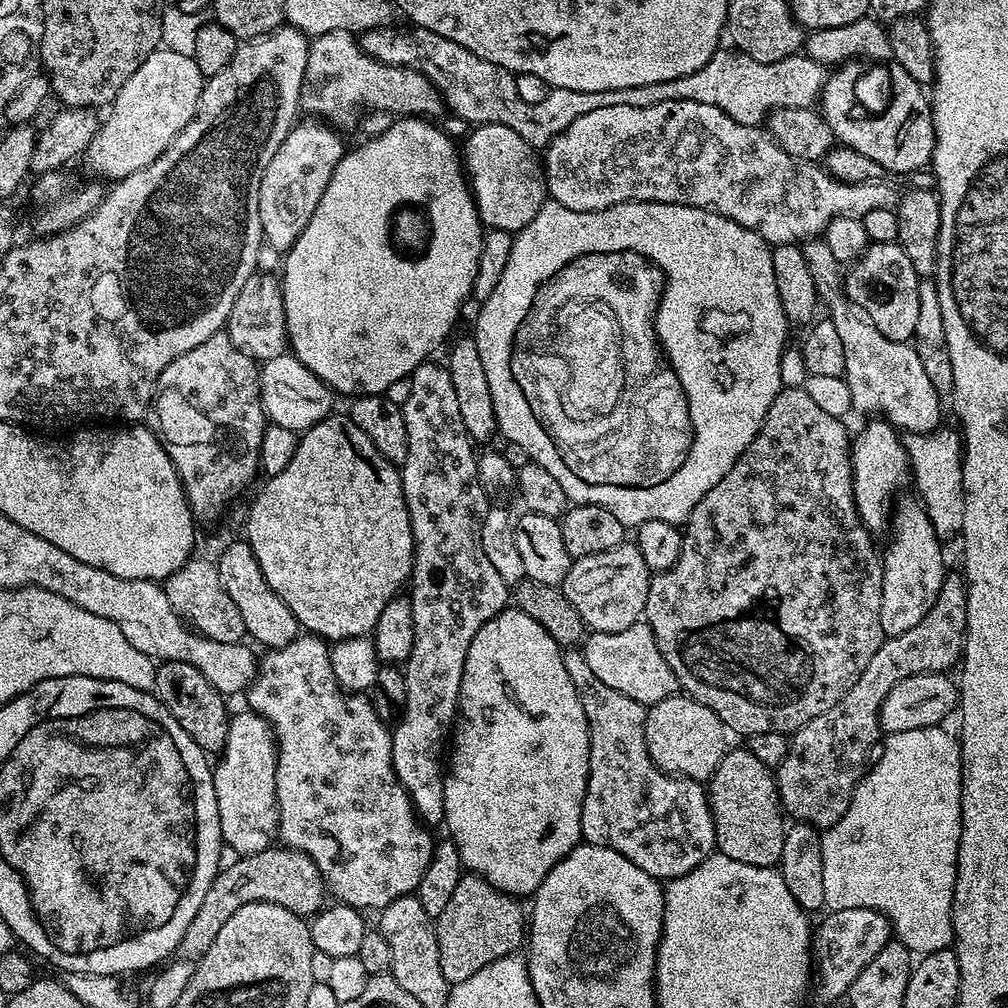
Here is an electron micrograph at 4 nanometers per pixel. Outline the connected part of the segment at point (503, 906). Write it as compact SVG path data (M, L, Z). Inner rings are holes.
M461 875L446 910L435 917L438 962L449 985L478 974L490 962L513 955L526 940L526 908L515 896L499 892L481 876Z

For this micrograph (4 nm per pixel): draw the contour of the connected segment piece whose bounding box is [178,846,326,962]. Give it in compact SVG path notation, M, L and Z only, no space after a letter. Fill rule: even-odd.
M269 846L261 852L240 856L229 868L228 865L221 867L214 882L210 882L210 890L206 890L206 898L202 898L202 906L198 906L198 914L194 914L186 934L180 940L178 952L181 957L193 962L199 960L206 950L210 950L230 914L242 910L242 906L250 906L250 902L277 904L305 918L315 916L325 907L326 889L318 866L314 866L311 858L298 850L287 846L276 847Z

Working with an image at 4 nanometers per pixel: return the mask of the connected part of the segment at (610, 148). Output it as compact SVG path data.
M671 100L670 102L658 102L654 106L602 106L602 110L590 110L590 114L582 114L582 118L578 118L574 122L570 122L570 126L566 126L566 130L562 134L558 134L554 137L548 145L546 145L546 151L543 153L542 163L544 165L544 184L548 187L548 196L551 199L556 200L562 206L566 206L568 210L578 210L579 212L597 212L598 210L604 210L615 204L625 204L631 200L637 200L638 202L658 202L659 204L681 204L682 206L694 206L695 208L705 208L711 212L716 212L719 216L728 216L734 222L738 222L742 226L746 226L752 232L757 232L761 238L767 240L769 245L777 246L776 244L792 244L797 242L803 242L809 238L819 237L826 230L826 226L836 216L858 216L863 217L866 214L866 210L878 210L879 208L895 208L898 203L898 192L895 192L890 185L886 184L883 179L862 181L857 184L848 184L846 181L840 181L833 177L831 173L825 170L819 163L809 162L807 160L799 160L794 158L790 154L786 154L786 150L782 150L782 146L778 146L776 141L768 135L767 131L760 126L746 126L742 122L734 122L734 118L730 118L730 114L726 114L722 110L718 110L718 106L706 106L702 102L690 102L689 100Z

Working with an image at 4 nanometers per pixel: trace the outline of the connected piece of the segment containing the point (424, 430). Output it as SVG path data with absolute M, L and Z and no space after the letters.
M429 358L412 371L410 376L411 393L407 396L403 406L408 449L406 450L406 462L399 469L399 474L404 487L404 497L410 514L410 522L412 523L412 537L416 539L416 551L412 554L412 575L410 577L410 589L412 588L410 599L414 610L414 650L410 650L410 658L405 660L402 665L404 681L406 682L406 706L399 720L395 721L394 731L392 732L392 761L396 771L396 780L408 792L408 797L412 800L412 806L415 808L417 816L428 826L433 826L432 824L436 823L439 825L444 819L446 741L449 739L458 719L462 670L466 666L466 650L470 650L470 642L474 642L474 634L478 634L478 630L482 630L482 626L486 626L486 622L490 622L490 618L494 618L498 613L504 611L510 604L510 585L502 580L501 575L494 570L493 563L486 558L486 553L482 550L482 524L488 514L490 507L488 499L490 499L490 496L483 485L480 484L477 466L478 452L472 449L475 448L474 441L468 437L466 426L462 426L462 413L458 410L458 401L454 395L454 382L450 382L447 367L443 363L435 364L434 361L435 359Z

